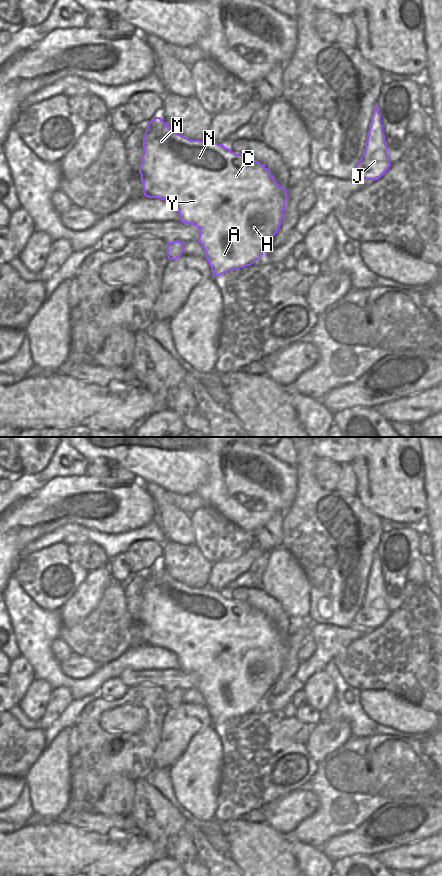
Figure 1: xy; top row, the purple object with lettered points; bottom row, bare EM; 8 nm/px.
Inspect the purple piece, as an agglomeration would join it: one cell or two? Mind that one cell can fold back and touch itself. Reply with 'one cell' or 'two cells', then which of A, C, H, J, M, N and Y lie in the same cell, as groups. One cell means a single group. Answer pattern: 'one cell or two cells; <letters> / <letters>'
one cell; A C H J M N Y

